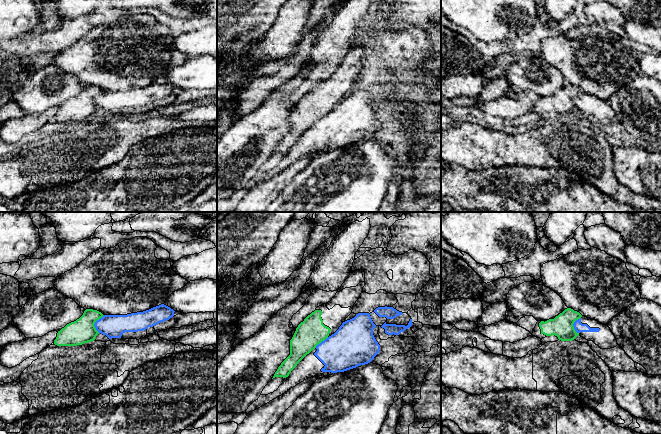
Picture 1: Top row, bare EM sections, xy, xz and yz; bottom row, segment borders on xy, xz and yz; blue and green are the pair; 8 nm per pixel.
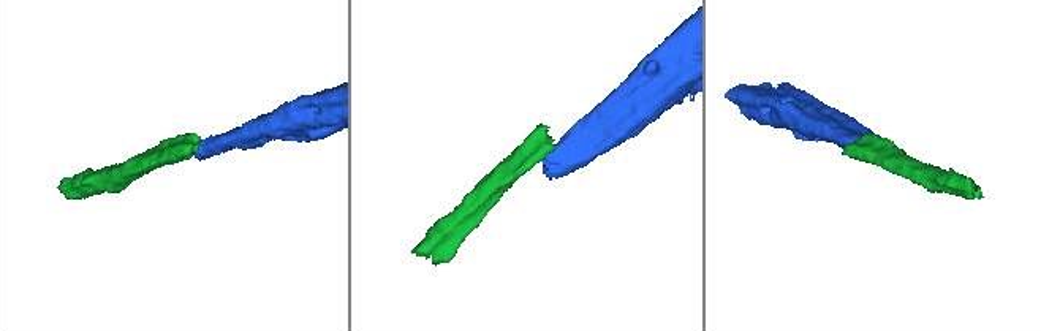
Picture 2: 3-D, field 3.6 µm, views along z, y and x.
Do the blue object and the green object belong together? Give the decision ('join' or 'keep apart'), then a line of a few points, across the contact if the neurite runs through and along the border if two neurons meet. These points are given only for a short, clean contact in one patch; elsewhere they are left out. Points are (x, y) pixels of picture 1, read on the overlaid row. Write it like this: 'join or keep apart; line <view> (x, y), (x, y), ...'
keep apart; line xy (104, 315), (94, 324), (98, 332)

